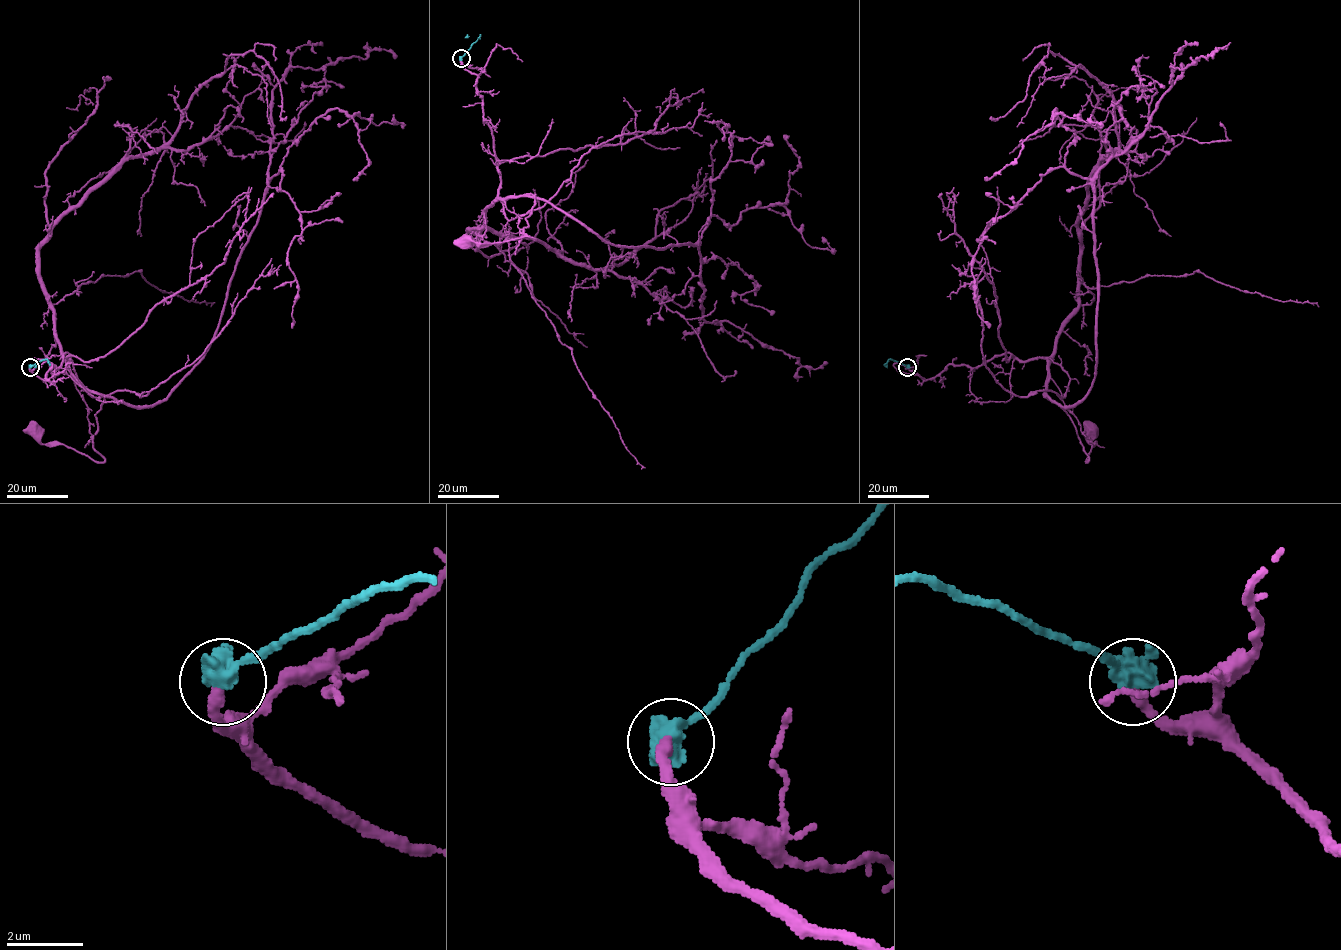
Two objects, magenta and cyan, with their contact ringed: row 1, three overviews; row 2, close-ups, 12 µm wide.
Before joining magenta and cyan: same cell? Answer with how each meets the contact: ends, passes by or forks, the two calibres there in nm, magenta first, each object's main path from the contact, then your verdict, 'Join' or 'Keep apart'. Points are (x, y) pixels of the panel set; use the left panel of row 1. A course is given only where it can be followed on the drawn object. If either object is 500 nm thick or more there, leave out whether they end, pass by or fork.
Thickness 320 nm (magenta) against 700 nm. Course of magenta: (30, 367), (46, 380), (68, 353), (73, 376), (104, 397), (92, 440), (105, 460), (41, 444), (34, 430). Course of cyan: (30, 367), (45, 359), (50, 365). Keep apart

